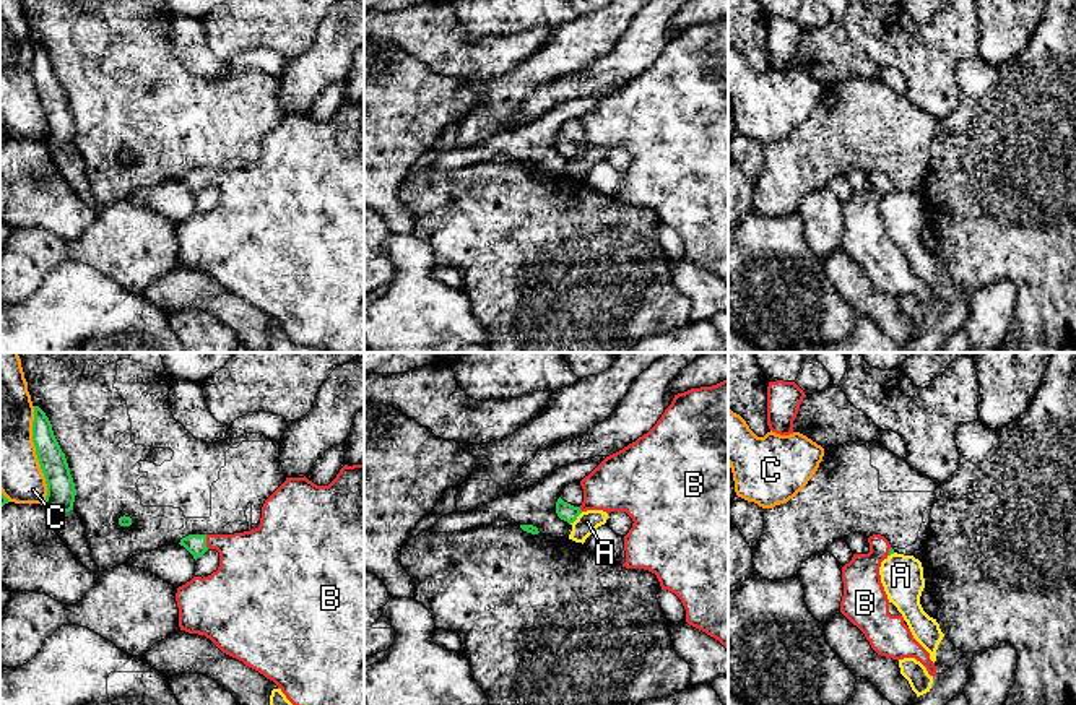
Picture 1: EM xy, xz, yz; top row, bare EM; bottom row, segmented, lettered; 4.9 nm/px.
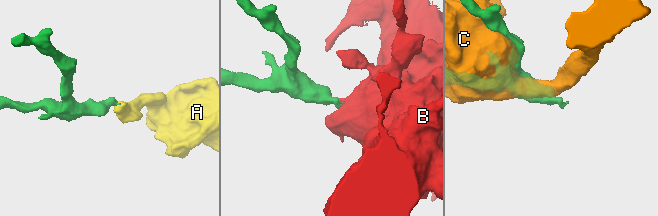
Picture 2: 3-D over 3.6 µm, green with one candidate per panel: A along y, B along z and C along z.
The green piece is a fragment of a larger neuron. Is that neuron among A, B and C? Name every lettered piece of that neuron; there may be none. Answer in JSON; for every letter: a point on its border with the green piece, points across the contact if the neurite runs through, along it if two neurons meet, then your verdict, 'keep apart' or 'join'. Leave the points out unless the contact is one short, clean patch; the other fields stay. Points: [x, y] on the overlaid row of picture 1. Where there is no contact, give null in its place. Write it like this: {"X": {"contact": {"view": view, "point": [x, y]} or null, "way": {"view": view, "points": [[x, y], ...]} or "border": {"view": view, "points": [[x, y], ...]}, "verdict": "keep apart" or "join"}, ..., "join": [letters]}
{"A": {"contact": {"view": "xz", "point": [576, 519]}, "border": {"view": "xz", "points": [[582, 512], [569, 523]]}, "verdict": "keep apart"}, "B": {"contact": {"view": "xy", "point": [205, 541]}, "way": {"view": "xy", "points": [[195, 544], [205, 541], [228, 544], [251, 562]]}, "verdict": "join"}, "C": {"contact": {"view": "xy", "point": [36, 454]}, "verdict": "keep apart"}, "join": ["B"]}

